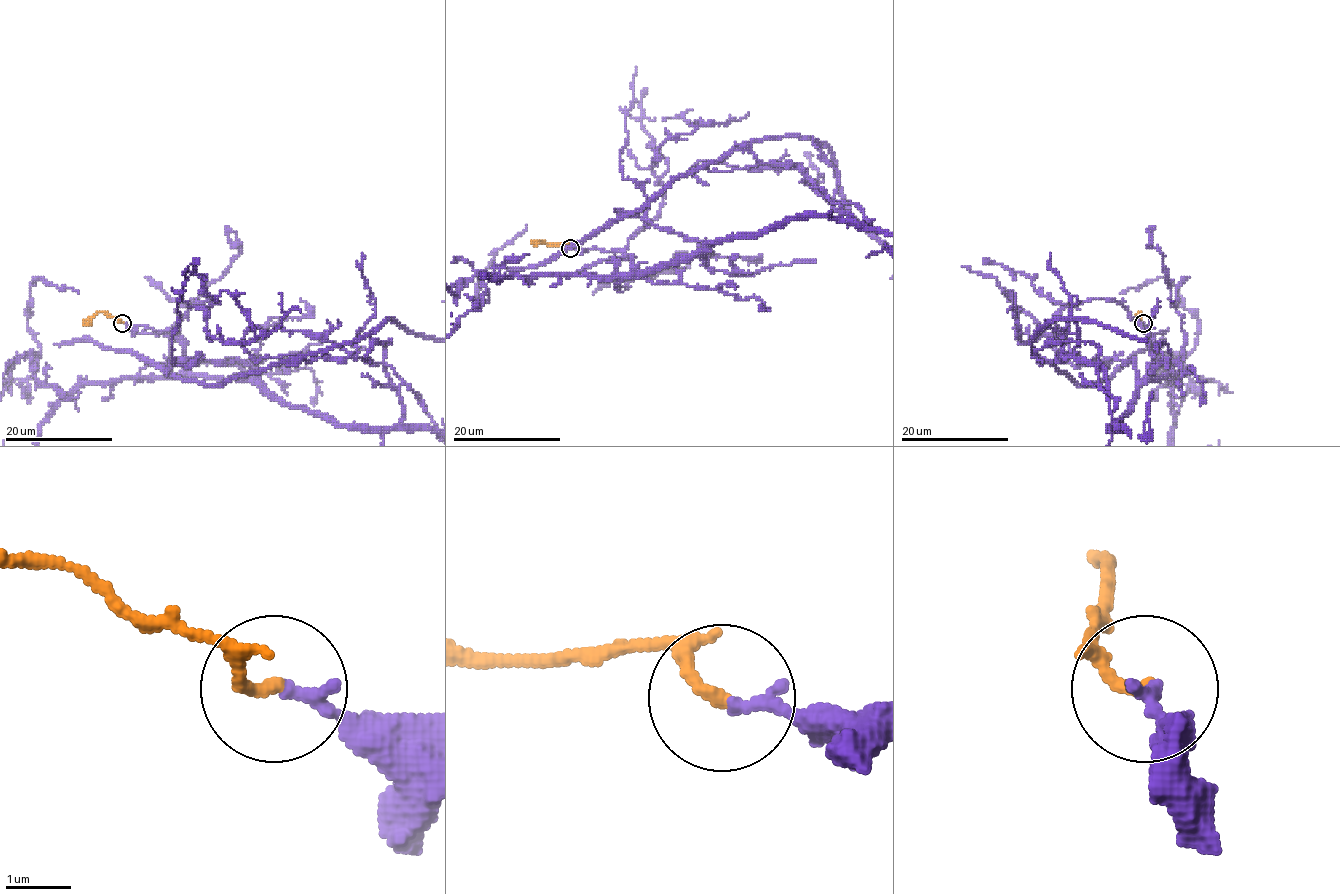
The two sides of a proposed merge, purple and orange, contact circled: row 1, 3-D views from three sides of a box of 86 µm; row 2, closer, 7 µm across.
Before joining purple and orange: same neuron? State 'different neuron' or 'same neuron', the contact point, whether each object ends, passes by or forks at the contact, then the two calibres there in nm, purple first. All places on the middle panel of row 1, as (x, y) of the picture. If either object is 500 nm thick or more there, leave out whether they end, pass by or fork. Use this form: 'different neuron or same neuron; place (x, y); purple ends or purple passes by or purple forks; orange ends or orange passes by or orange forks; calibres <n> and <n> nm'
same neuron; place (570, 248); purple ends; orange ends; calibres 200 and 200 nm

